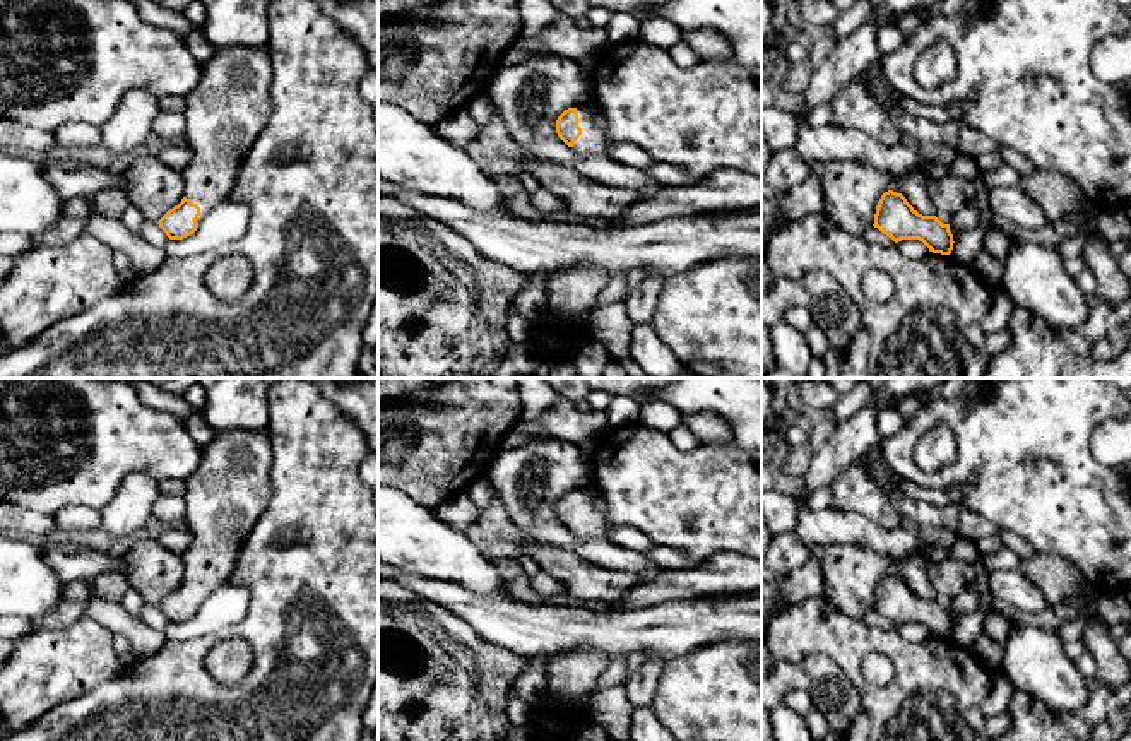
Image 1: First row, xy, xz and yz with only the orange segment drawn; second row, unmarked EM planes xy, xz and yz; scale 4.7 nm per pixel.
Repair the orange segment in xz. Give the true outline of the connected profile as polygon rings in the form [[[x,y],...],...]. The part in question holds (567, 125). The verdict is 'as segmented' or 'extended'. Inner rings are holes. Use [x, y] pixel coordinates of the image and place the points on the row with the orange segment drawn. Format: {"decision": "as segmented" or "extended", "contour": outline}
{"decision": "extended", "contour": [[[594,103],[565,110],[556,120],[558,137],[575,152],[589,157],[609,157],[609,145],[595,125]]]}

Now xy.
{"decision": "extended", "contour": [[[219,48],[202,65],[198,84],[185,96],[183,142],[193,151],[181,173],[185,195],[157,222],[169,240],[183,240],[193,234],[214,207],[229,200],[240,164],[272,115],[272,80],[274,65],[267,48]]]}

